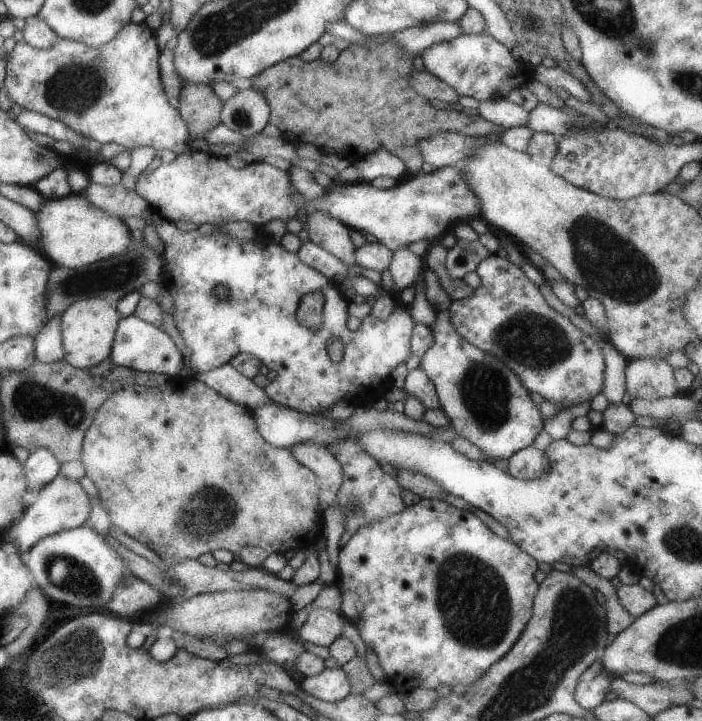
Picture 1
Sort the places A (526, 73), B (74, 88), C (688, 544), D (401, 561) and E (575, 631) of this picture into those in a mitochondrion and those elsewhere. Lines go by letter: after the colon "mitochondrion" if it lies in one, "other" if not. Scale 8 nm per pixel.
A: other
B: mitochondrion
C: mitochondrion
D: other
E: mitochondrion

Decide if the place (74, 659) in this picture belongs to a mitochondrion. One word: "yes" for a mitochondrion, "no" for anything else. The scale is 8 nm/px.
yes

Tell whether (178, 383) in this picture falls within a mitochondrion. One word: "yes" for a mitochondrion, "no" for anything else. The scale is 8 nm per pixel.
no

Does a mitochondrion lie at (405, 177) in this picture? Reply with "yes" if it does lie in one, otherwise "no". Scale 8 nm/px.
no

